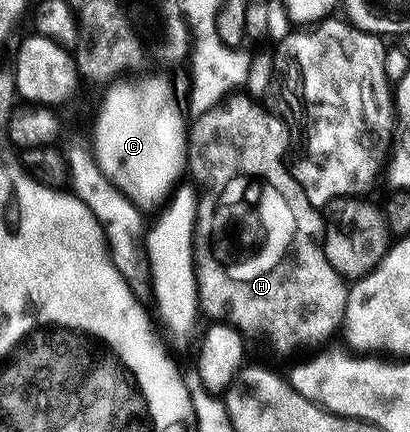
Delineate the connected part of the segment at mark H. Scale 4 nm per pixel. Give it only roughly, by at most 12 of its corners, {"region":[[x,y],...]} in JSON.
{"region":[[244,92],[194,118],[196,297],[272,354],[341,329],[349,283]]}

